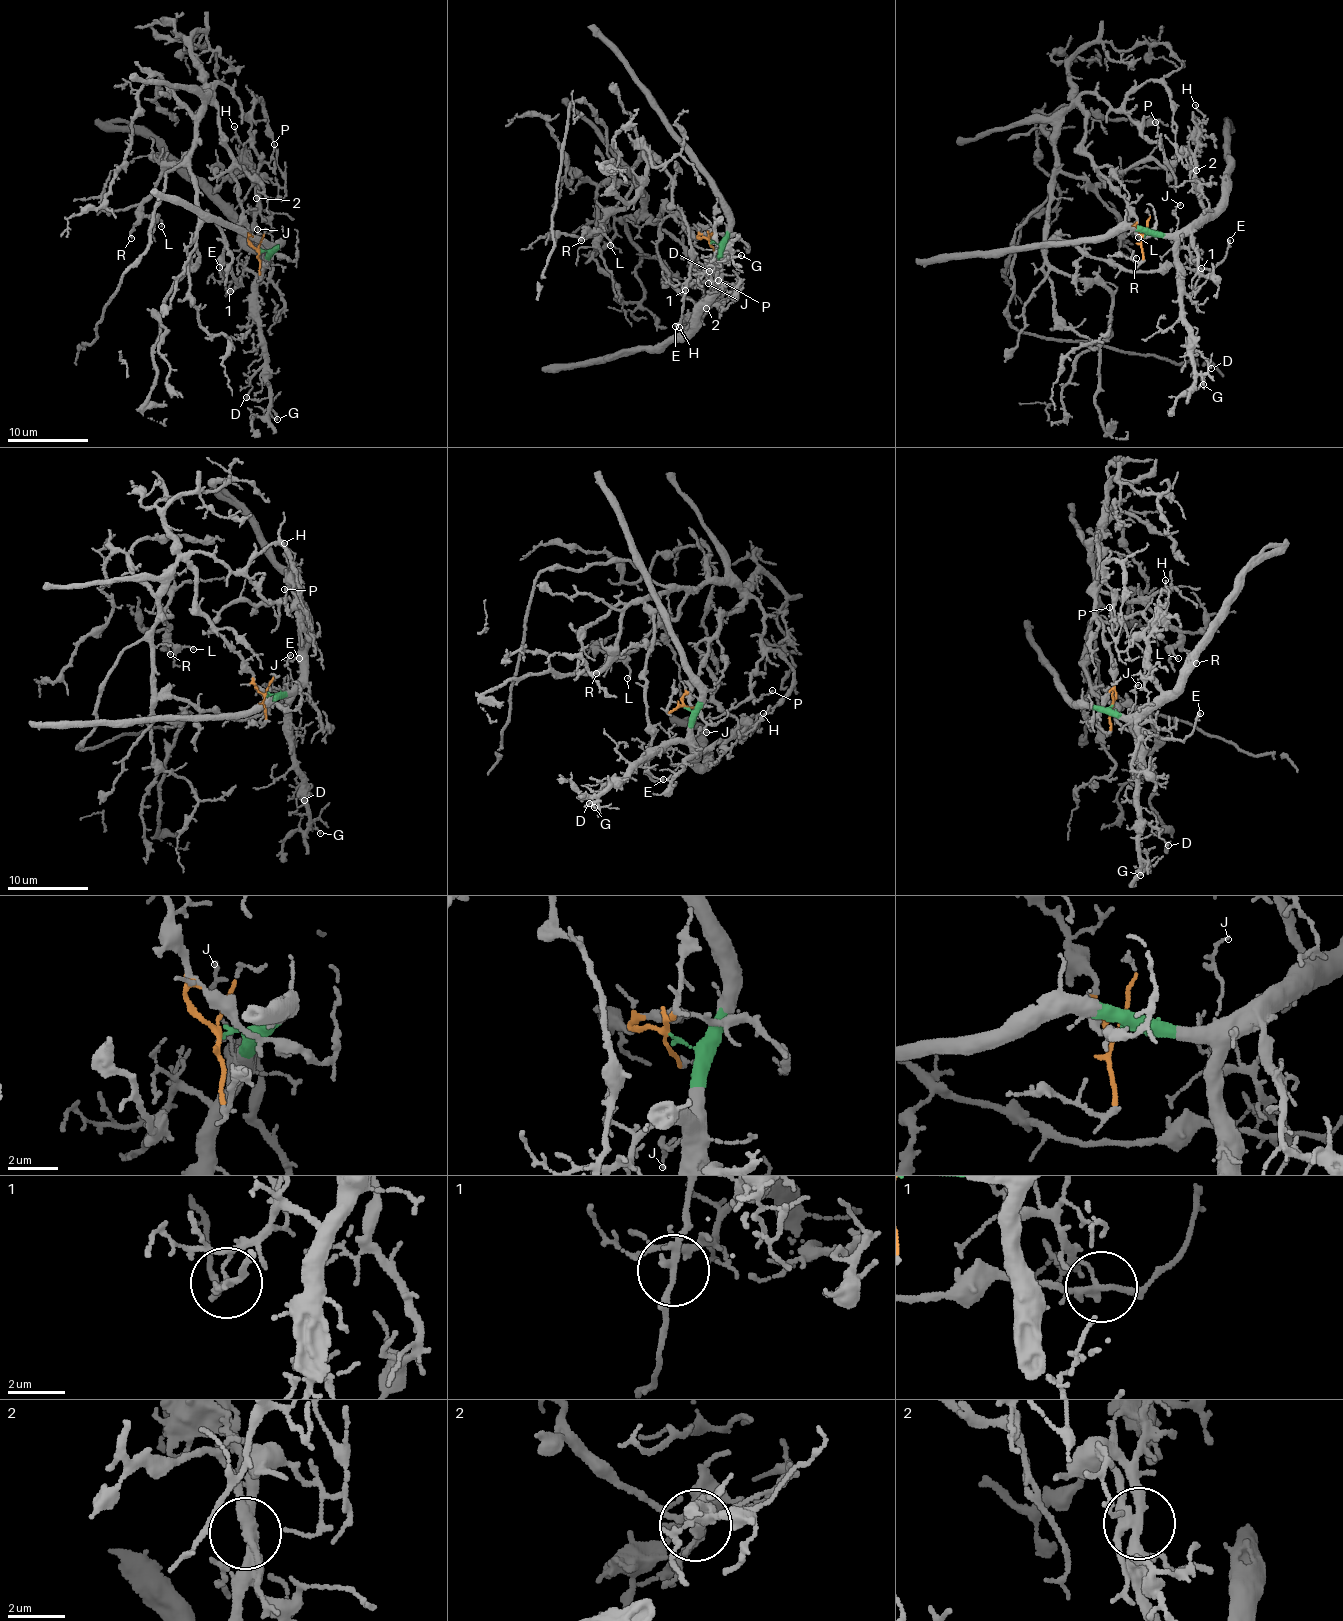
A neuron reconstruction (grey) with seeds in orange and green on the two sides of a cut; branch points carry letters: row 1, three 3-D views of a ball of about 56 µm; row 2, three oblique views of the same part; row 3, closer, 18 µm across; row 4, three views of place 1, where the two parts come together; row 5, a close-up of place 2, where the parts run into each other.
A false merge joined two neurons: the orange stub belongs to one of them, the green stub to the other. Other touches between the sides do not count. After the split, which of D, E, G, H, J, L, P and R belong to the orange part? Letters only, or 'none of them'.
E, L, P, R

